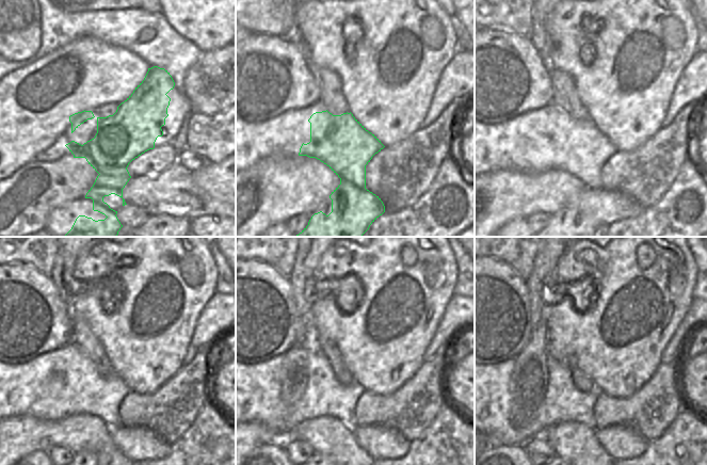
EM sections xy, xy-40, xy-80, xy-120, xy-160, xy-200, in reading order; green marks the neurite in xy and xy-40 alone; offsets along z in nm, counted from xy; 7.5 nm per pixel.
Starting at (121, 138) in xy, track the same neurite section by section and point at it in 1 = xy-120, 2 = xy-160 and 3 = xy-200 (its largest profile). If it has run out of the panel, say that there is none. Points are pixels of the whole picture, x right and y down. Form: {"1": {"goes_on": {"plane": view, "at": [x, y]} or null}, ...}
{"1": {"goes_on": {"plane": "xy-120", "at": [87, 393]}}, "2": {"goes_on": {"plane": "xy-160", "at": [324, 396]}}, "3": {"goes_on": {"plane": "xy-200", "at": [563, 402]}}}

